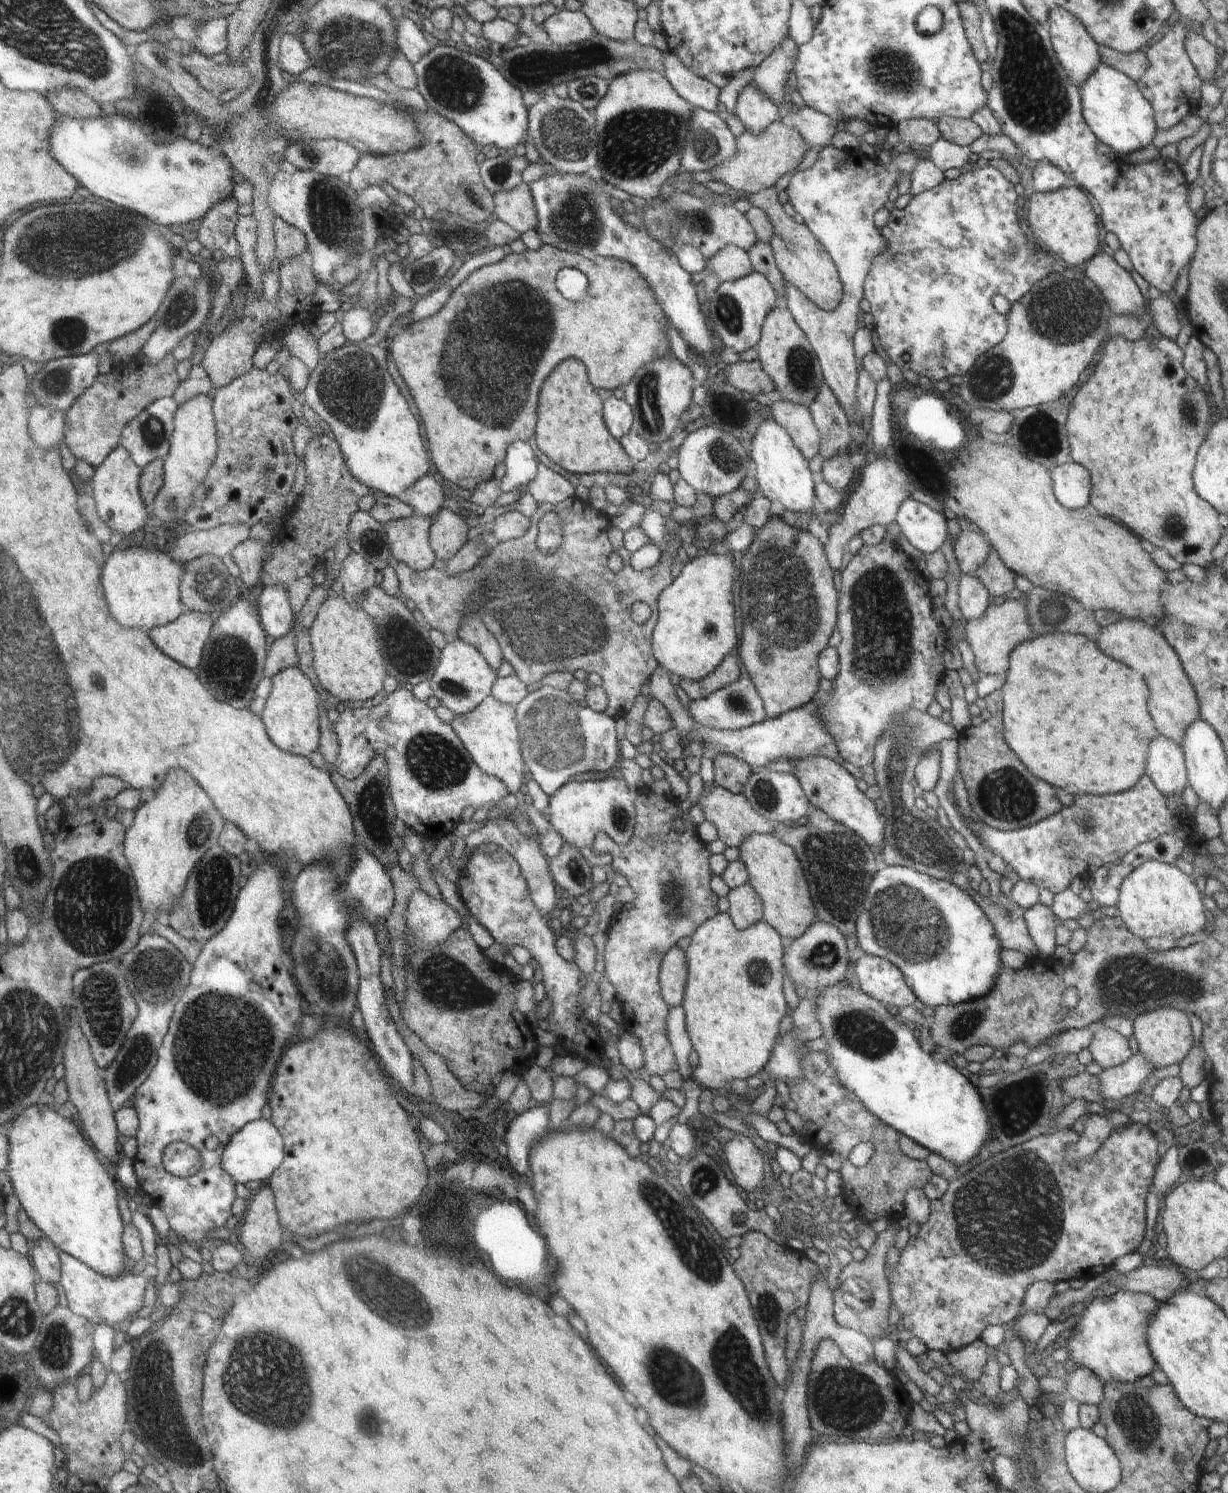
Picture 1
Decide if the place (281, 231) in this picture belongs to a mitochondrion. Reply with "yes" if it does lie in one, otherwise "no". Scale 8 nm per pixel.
no

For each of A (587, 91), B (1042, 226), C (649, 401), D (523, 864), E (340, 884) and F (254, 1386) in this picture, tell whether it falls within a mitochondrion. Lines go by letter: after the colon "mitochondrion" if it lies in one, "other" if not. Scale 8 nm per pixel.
A: mitochondrion
B: other
C: mitochondrion
D: other
E: other
F: mitochondrion

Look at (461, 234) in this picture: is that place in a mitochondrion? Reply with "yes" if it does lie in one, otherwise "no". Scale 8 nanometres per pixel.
yes

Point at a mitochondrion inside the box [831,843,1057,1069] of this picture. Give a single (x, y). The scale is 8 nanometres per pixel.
(909, 922)

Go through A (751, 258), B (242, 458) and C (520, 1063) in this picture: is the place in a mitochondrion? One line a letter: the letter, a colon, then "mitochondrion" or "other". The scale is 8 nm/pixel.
A: other
B: mitochondrion
C: other

